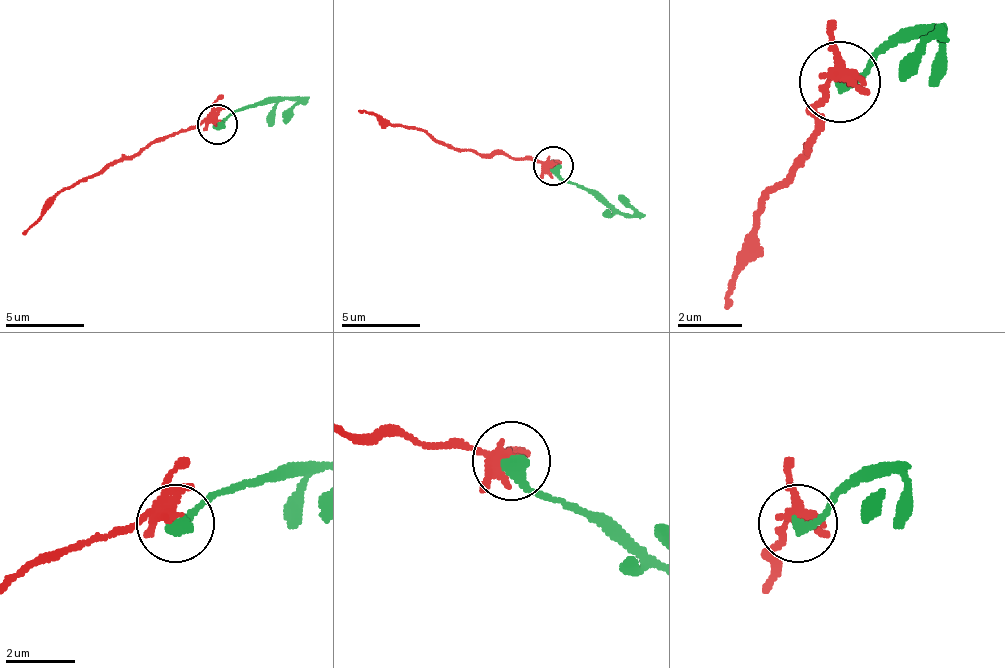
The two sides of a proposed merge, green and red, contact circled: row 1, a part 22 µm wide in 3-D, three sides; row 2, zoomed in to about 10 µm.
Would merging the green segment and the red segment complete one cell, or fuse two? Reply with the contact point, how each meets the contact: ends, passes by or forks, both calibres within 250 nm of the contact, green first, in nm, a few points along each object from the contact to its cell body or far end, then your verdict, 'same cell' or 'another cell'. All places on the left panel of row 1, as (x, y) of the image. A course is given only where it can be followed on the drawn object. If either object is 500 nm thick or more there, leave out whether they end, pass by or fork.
at (217, 124); green ends there; red forks there; 400 nm thick on the green side, 240 nm on the other; green runs (216, 125), (228, 113), (291, 97), (287, 125); red runs (216, 125), (180, 129), (109, 161), (66, 188), (22, 236); another cell

